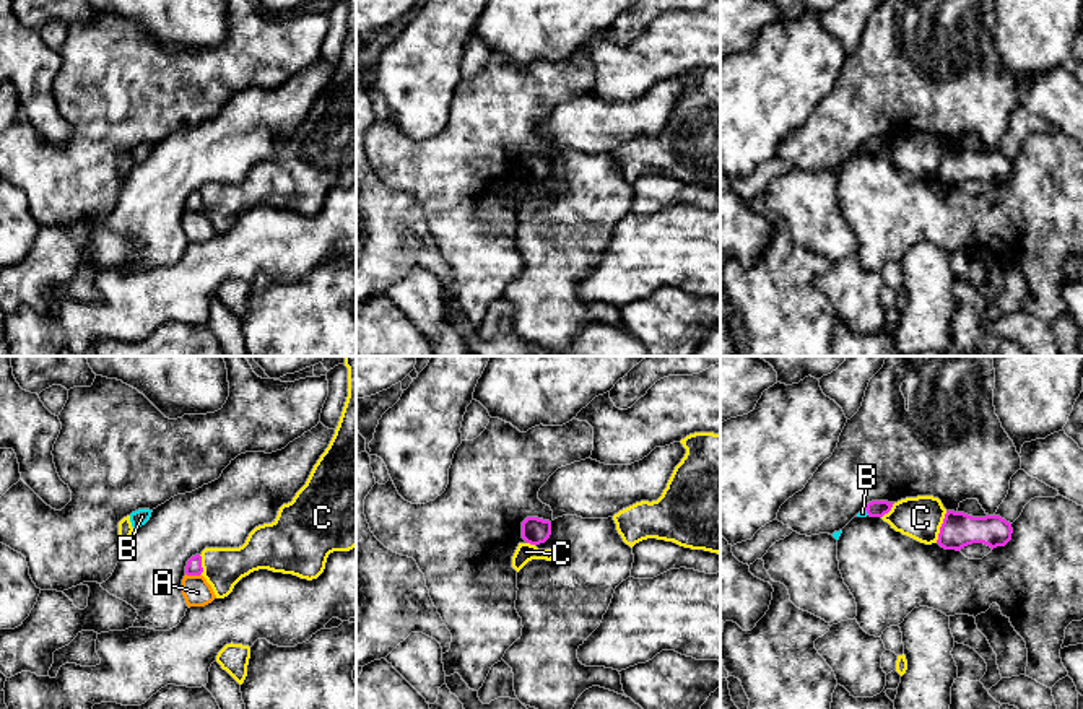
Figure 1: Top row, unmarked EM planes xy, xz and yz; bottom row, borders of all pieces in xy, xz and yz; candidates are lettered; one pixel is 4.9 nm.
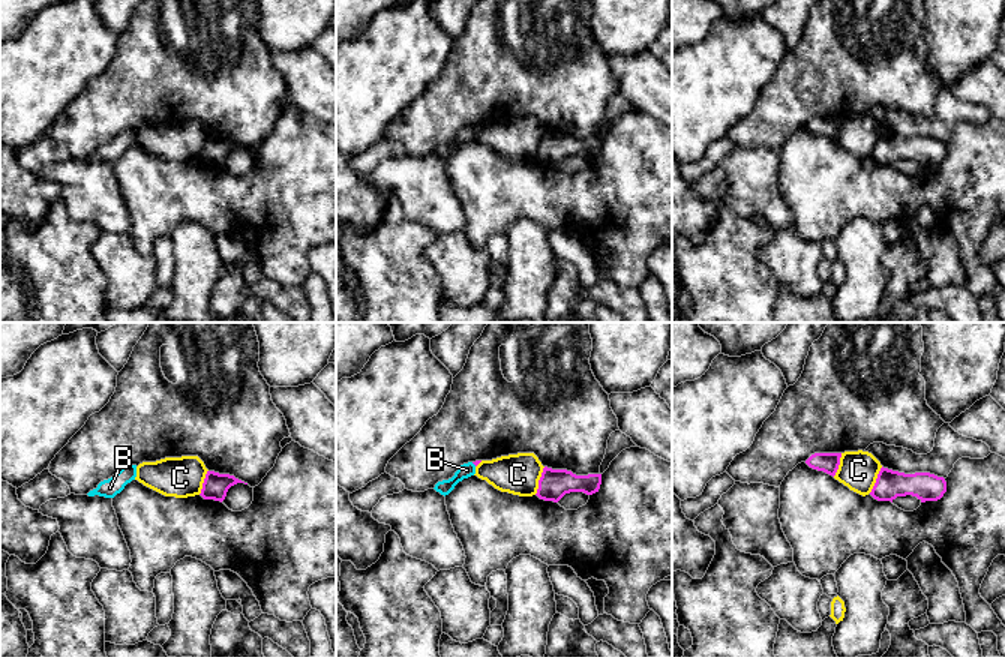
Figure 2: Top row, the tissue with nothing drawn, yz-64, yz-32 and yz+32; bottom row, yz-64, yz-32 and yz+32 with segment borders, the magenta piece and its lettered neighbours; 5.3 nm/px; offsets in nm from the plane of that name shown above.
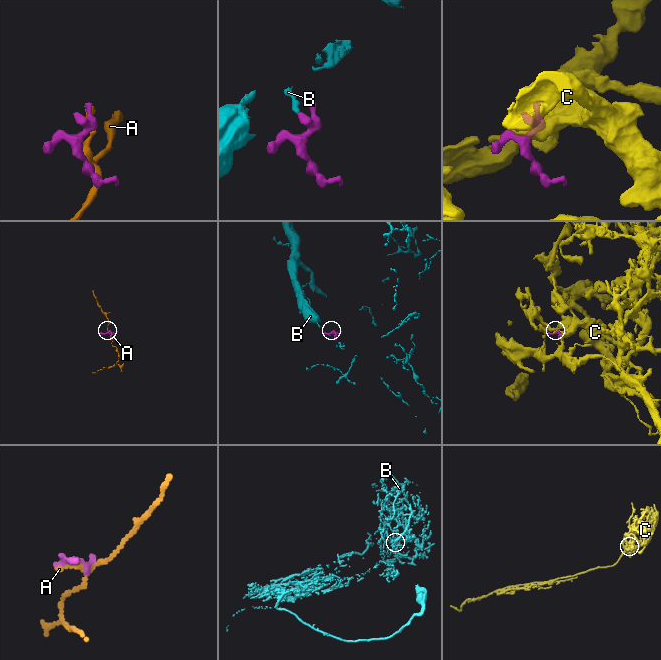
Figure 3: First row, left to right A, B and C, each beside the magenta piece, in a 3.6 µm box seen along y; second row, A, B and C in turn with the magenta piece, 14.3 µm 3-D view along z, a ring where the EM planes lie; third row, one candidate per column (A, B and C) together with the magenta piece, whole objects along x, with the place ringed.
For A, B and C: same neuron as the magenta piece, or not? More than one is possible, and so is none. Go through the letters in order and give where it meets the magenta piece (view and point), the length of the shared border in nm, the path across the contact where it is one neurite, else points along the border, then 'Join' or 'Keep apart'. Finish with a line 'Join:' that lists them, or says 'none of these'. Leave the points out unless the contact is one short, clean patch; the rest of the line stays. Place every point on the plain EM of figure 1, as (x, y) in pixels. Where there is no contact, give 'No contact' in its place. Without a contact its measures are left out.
A: Touches magenta at xy (194, 210). Shared border 80 nm. Keep apart
B: Touches magenta at yz (867, 148). Shared border 40 nm. Path across: yz (875, 143), (867, 148), (862, 148). Join
C: Touches magenta at yz (940, 163). Shared border 170 nm. Keep apart
Join: B

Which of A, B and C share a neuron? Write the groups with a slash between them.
A / B / C

